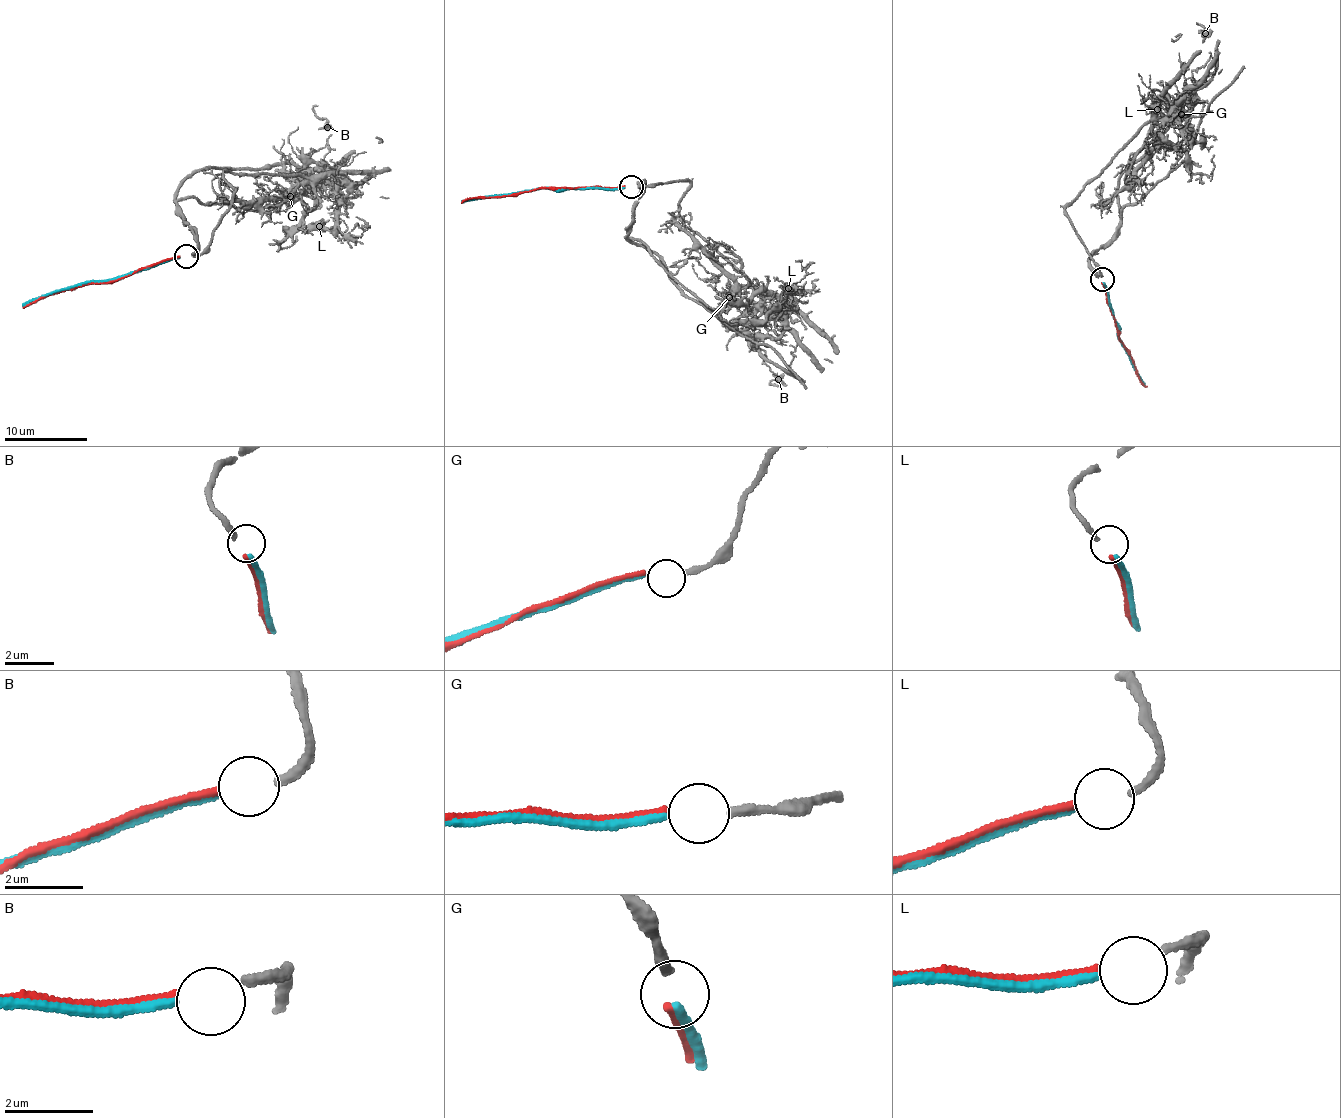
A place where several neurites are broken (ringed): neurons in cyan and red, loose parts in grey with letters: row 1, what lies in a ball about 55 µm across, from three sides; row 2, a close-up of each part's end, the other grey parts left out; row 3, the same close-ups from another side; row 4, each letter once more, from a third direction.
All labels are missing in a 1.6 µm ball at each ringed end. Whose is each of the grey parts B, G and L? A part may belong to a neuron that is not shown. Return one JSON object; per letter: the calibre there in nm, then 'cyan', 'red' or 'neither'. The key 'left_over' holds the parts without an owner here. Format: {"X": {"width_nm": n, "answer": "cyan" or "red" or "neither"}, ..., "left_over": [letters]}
{"B": {"width_nm": 260, "answer": "cyan"}, "G": {"width_nm": 240, "answer": "neither"}, "L": {"width_nm": 190, "answer": "red"}, "left_over": ["G"]}

